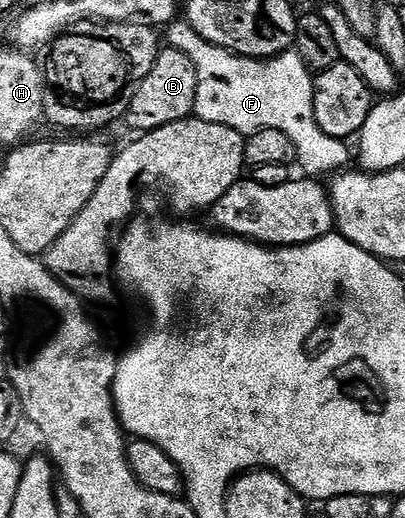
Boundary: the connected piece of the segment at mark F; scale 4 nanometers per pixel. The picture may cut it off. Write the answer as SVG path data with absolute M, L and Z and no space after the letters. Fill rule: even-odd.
M185 18L175 19L172 28L173 31L176 30L178 32L171 34L170 40L168 40L169 47L180 50L184 54L188 54L188 58L192 58L192 62L196 62L196 78L198 79L198 89L196 90L196 102L194 103L193 115L197 117L197 119L203 120L204 122L216 122L220 126L232 126L232 130L236 130L244 137L256 134L260 130L284 130L284 134L288 134L288 138L292 138L292 146L296 146L296 154L298 155L298 159L296 161L297 167L302 167L303 170L306 171L303 173L310 178L326 178L331 174L337 174L343 171L343 169L349 165L346 163L348 163L349 160L352 160L351 145L345 140L337 140L328 134L324 134L324 130L320 130L320 122L316 122L316 114L314 113L315 77L312 75L310 69L304 66L304 62L298 56L297 51L291 50L289 52L282 52L278 56L271 56L269 58L255 58L252 56L239 56L231 52L229 48L215 48L210 46L205 49L207 51L206 57L203 58L202 48L204 49L204 41L202 37L198 36L193 30L191 30L190 23L188 23Z

